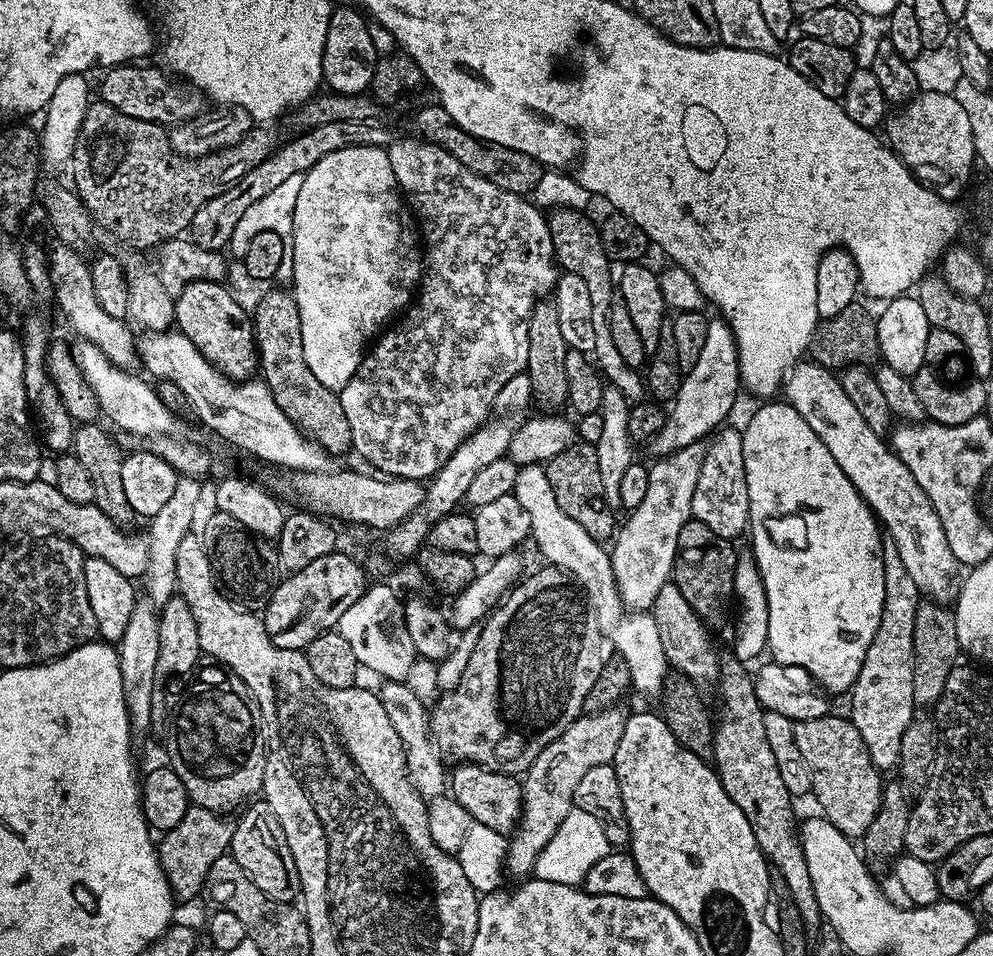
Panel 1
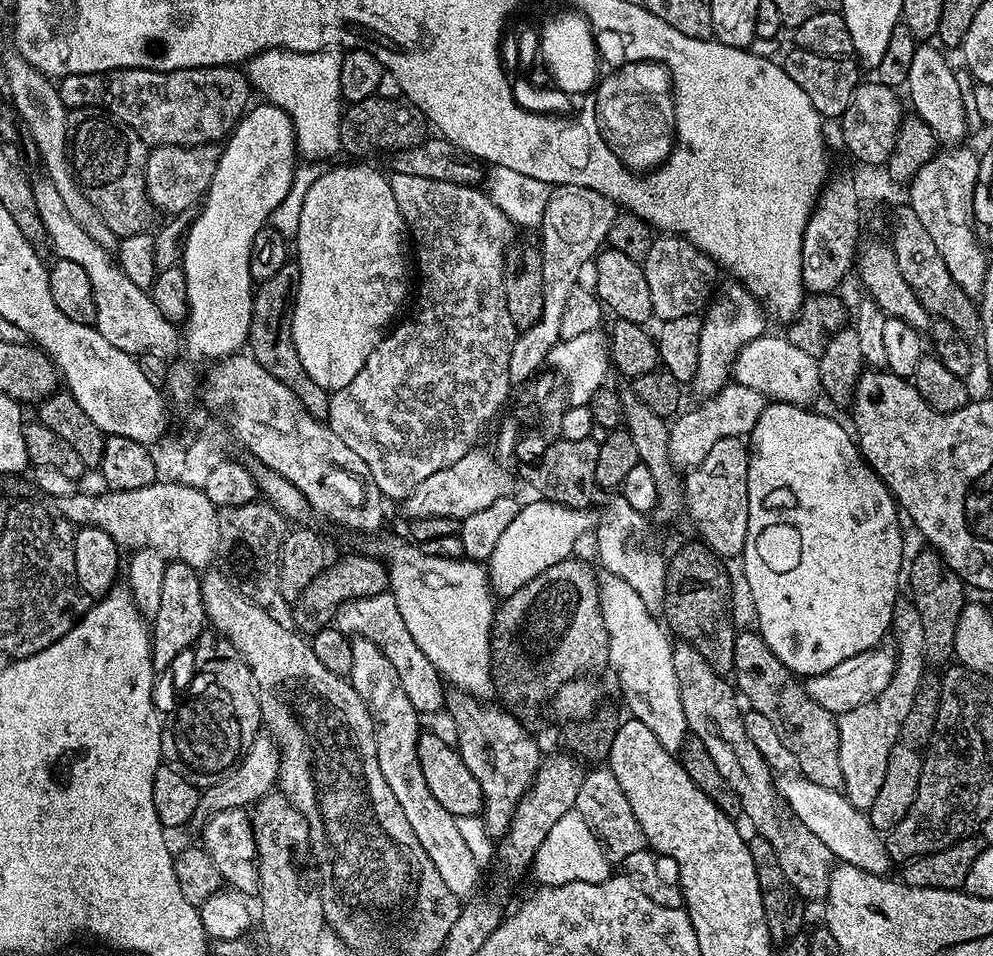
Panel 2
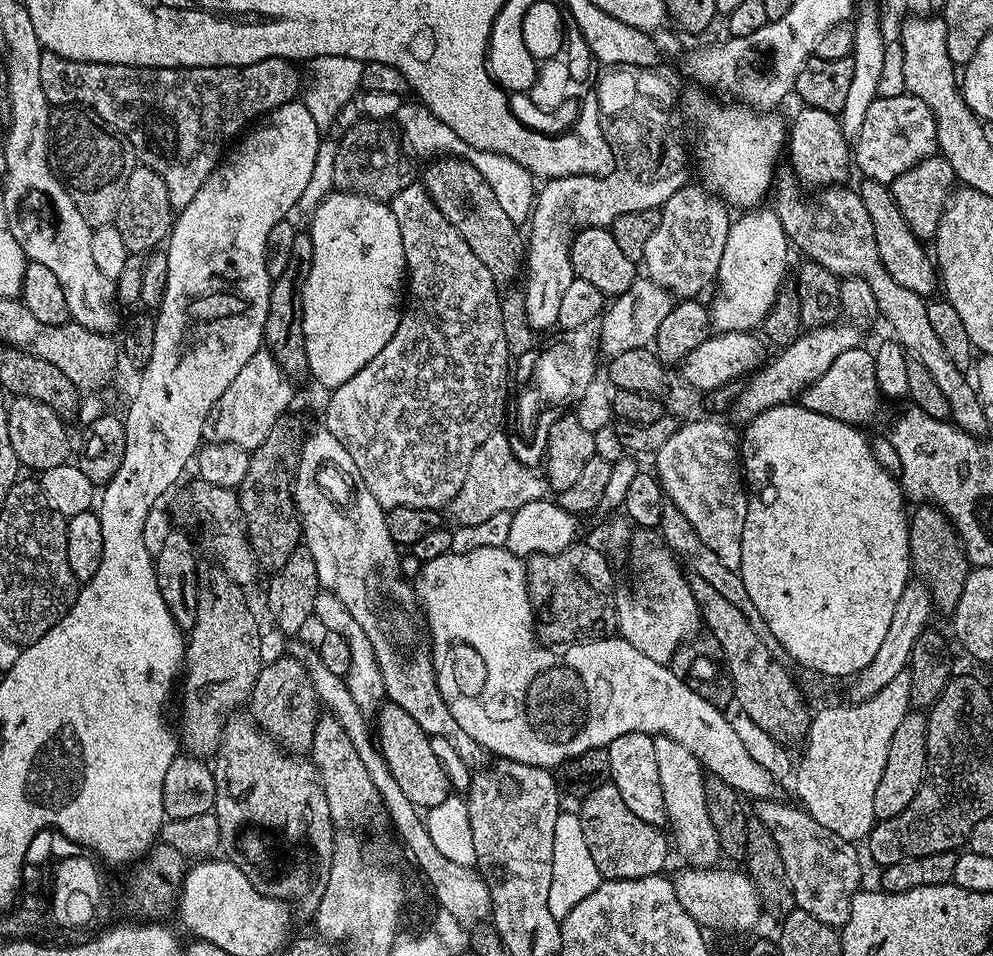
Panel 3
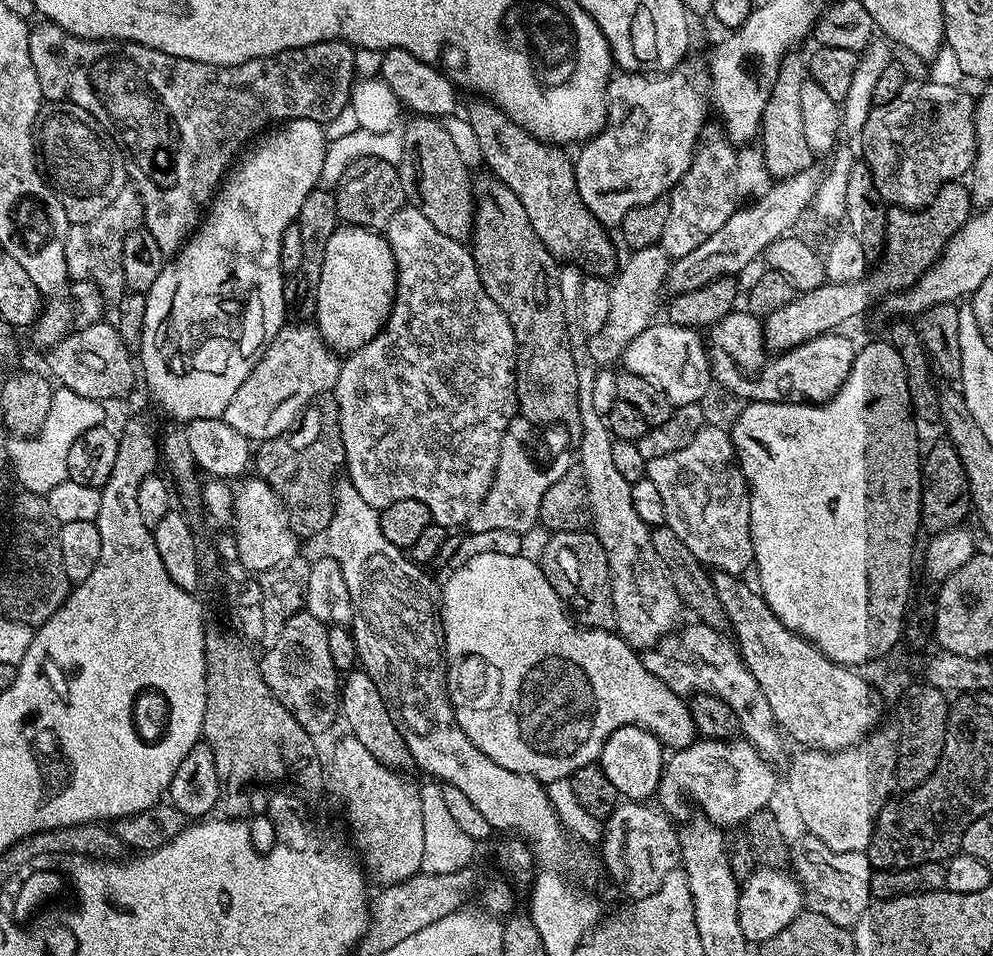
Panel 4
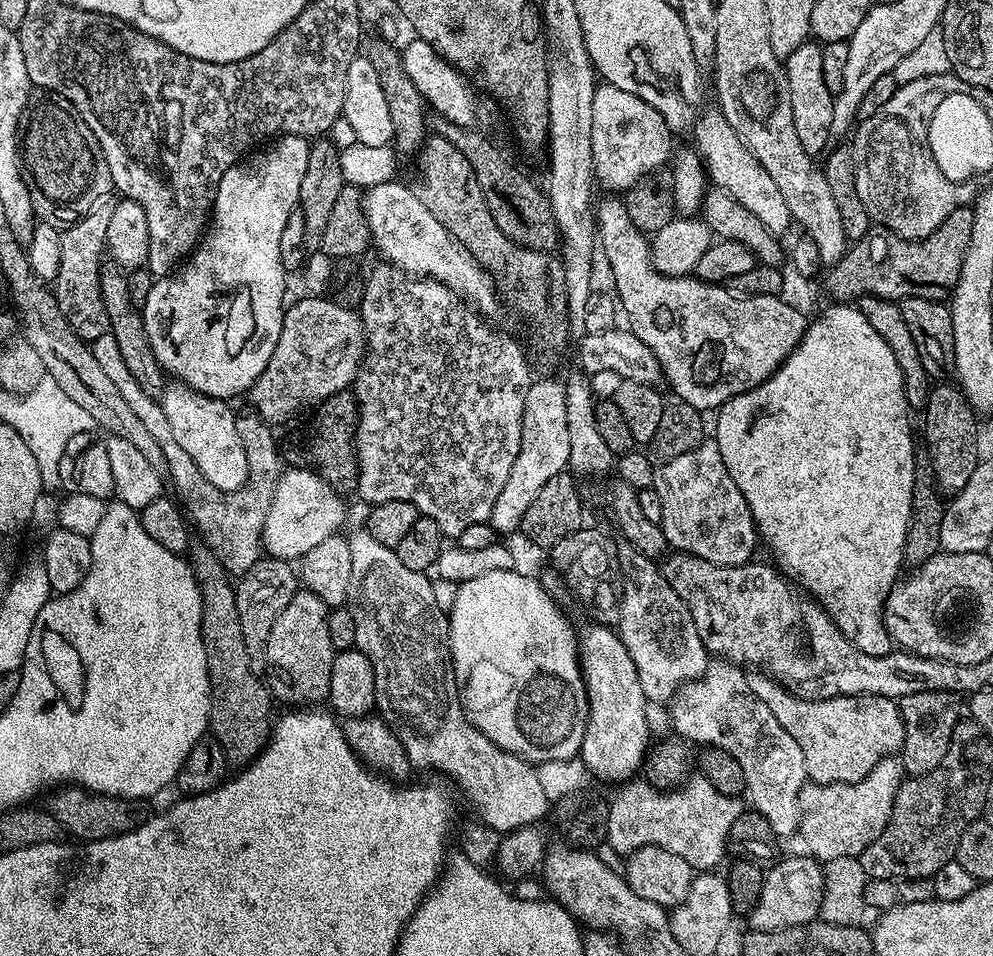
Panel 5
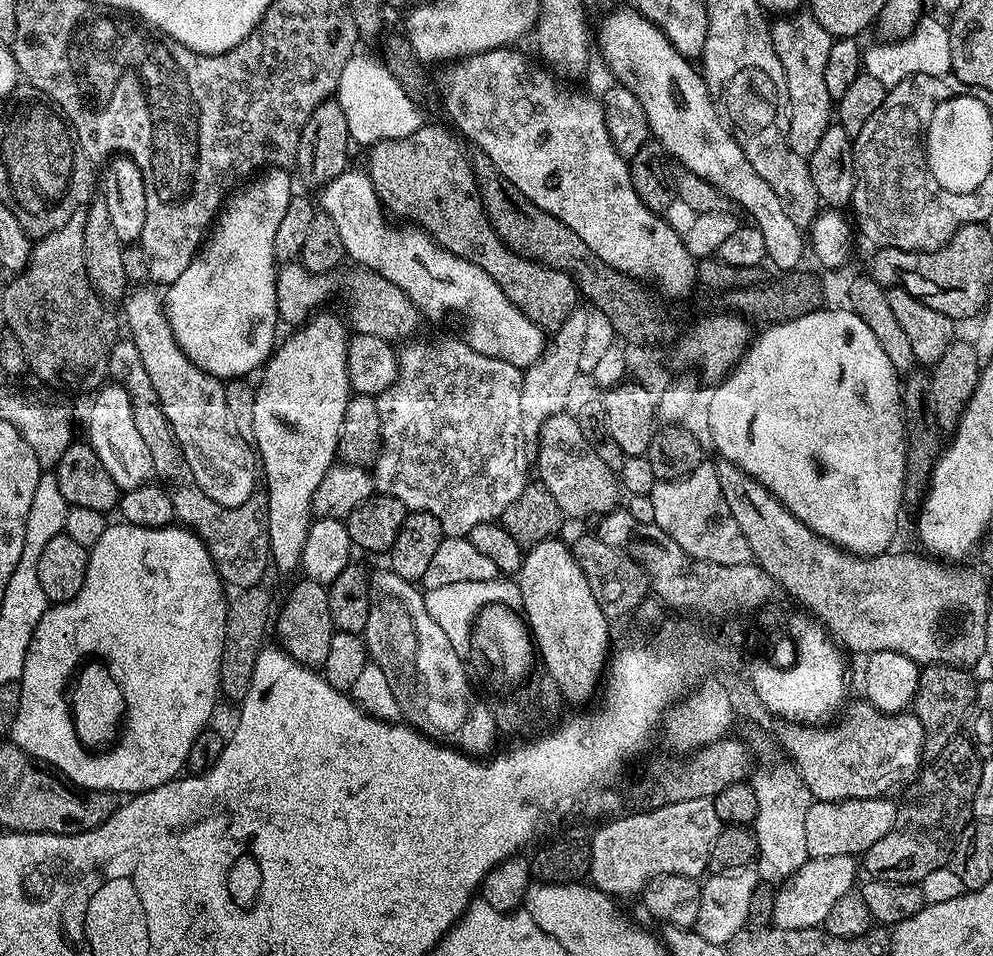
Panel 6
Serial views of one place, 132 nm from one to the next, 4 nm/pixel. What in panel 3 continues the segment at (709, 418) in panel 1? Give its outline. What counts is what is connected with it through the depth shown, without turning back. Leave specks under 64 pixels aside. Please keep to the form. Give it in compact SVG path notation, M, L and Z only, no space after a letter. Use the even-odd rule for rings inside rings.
M757 206L741 211L731 221L726 234L726 250L718 262L714 291L710 299L710 324L717 333L752 332L763 325L781 284L789 275L790 241L775 207Z

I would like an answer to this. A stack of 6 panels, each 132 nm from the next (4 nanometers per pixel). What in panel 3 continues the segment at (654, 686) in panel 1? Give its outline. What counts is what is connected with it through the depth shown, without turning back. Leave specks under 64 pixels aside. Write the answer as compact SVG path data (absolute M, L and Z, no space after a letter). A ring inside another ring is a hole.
M663 734L654 739L654 758L658 762L658 782L662 782L662 798L668 815L666 824L675 851L676 848L680 851L681 858L685 860L683 863L690 868L708 870L719 865L722 853L718 834L714 834L714 822L710 822L710 814L706 814L706 773L698 758L694 758L694 754L690 754L690 750L682 746L682 742Z

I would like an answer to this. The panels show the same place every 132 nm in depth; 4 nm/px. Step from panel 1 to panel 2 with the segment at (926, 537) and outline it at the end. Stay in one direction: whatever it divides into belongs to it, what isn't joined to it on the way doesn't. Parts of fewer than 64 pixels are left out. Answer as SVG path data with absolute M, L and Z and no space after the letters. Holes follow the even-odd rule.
M765 334L740 348L736 361L732 364L731 379L742 386L750 386L750 390L758 390L769 401L808 406L816 392L818 396L820 365L817 357L792 345L787 335Z

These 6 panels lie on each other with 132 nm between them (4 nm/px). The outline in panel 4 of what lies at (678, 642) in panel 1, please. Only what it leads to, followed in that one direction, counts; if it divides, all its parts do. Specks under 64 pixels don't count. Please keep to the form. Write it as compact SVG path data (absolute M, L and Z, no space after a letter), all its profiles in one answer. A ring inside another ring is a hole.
M801 834L790 844L790 868L804 889L807 911L822 914L822 918L830 918L838 926L855 929L868 905L873 903L870 878L874 869L863 852L835 852L826 842Z

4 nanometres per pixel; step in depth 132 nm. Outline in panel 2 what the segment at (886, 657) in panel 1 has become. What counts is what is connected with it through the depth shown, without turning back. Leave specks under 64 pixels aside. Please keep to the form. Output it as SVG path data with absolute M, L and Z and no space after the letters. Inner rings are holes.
M897 599L892 611L891 639L896 646L896 669L882 694L849 712L839 713L836 722L836 757L840 763L842 791L857 810L866 810L874 802L886 773L891 748L901 739L900 731L914 696L926 677L922 618L911 599Z

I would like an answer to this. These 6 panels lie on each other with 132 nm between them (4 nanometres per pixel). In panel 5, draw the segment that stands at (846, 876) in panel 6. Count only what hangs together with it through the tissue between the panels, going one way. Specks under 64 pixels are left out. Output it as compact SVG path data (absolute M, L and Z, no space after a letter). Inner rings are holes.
M803 855L780 860L772 869L769 867L765 871L762 898L758 898L758 906L754 906L750 917L751 927L755 931L782 930L808 924L819 917L824 893L824 870L811 855Z

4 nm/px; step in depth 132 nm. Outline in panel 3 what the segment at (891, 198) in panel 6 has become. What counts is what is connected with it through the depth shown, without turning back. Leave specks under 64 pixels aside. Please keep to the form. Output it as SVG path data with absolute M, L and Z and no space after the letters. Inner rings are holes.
M907 94L898 98L877 98L868 106L862 130L854 141L854 164L860 167L860 176L891 185L898 174L906 174L910 166L922 162L928 156L937 155L938 126L934 114L926 102Z

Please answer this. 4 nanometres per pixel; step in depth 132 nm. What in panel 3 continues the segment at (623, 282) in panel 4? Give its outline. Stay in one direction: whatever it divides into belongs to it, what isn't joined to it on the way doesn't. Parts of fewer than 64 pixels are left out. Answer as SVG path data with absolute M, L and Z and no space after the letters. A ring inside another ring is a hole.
M591 320L583 326L575 327L574 330L559 331L550 344L535 358L530 384L518 404L516 424L508 428L508 441L514 456L528 467L536 468L541 465L550 426L562 412L579 405L589 389L590 382L597 377L596 368L598 358L600 359L600 320Z

